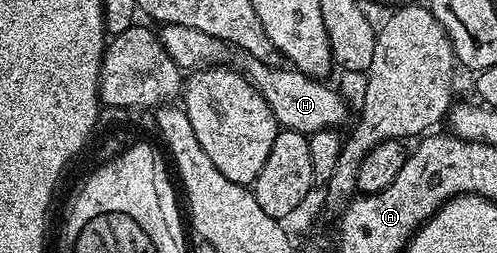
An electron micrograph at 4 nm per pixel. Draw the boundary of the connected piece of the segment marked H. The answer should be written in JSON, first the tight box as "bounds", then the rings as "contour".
{"bounds":[157,24,346,134],"contour":[[[163,24],[157,29],[157,33],[158,41],[164,46],[164,50],[168,50],[168,58],[172,58],[172,62],[176,62],[180,69],[233,66],[241,72],[247,82],[262,95],[264,102],[268,102],[272,114],[283,129],[291,128],[309,134],[325,128],[337,129],[342,126],[338,124],[346,120],[345,102],[321,79],[306,76],[303,72],[286,66],[269,68],[248,53],[239,51],[220,38],[212,38],[212,34],[204,34],[204,30],[195,30],[192,26]]]}

